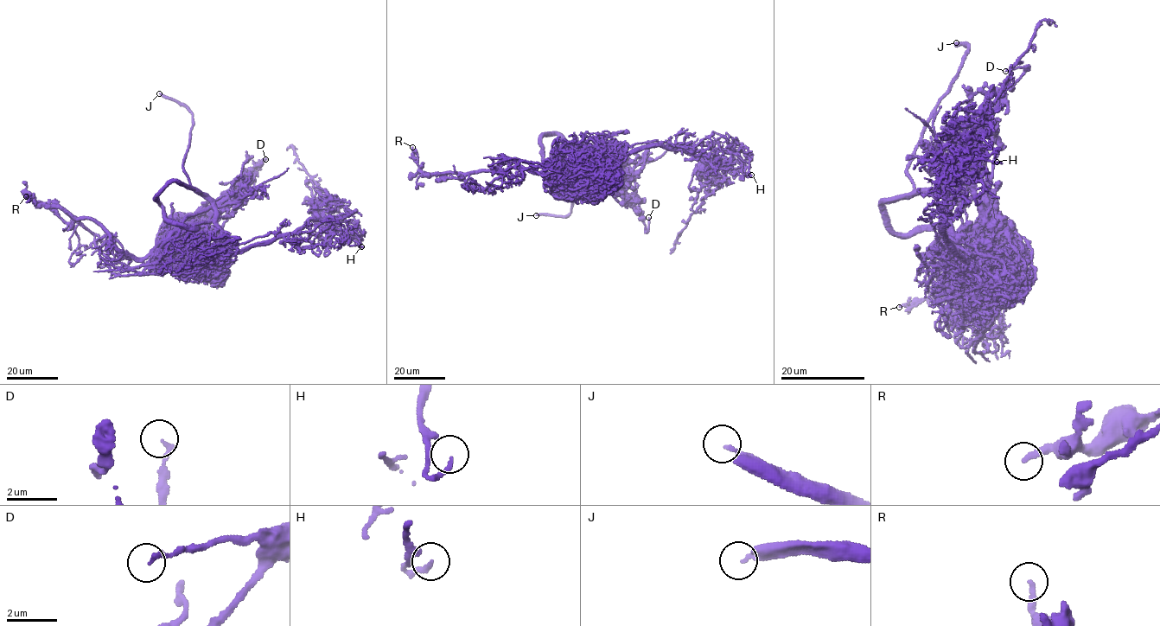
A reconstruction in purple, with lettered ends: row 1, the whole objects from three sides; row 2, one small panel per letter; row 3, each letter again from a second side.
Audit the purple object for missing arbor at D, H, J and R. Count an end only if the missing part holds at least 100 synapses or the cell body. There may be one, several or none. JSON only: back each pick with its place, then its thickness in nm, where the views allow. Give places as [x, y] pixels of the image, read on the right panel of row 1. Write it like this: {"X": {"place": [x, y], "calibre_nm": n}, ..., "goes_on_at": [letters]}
{"J": {"place": [956, 42], "calibre_nm": 130}, "goes_on_at": ["J"]}

